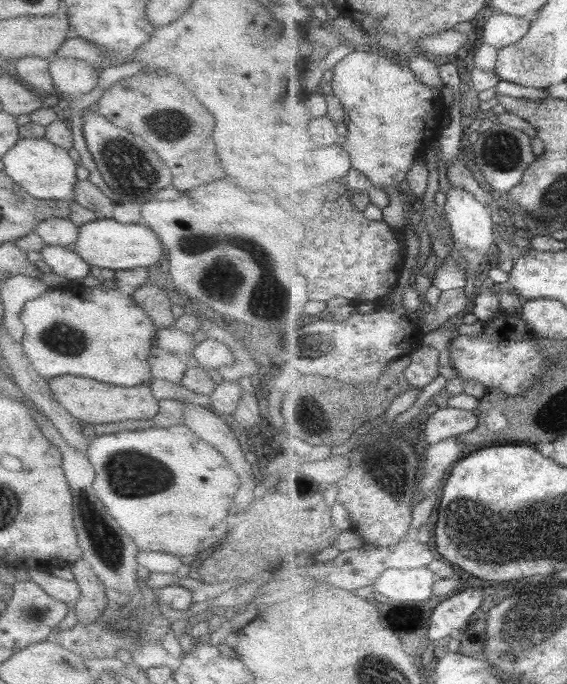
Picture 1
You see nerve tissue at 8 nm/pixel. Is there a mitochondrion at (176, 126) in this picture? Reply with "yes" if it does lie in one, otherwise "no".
yes

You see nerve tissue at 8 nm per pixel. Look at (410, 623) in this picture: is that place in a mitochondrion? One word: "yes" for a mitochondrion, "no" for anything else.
no

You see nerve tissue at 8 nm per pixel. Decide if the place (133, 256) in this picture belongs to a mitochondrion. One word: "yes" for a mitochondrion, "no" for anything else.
no

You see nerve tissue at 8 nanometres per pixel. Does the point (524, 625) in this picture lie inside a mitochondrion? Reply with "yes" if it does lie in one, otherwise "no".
yes

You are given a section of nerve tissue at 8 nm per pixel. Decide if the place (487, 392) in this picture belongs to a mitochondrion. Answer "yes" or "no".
no

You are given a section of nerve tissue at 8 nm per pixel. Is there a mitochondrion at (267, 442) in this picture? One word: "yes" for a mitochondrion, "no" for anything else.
no

